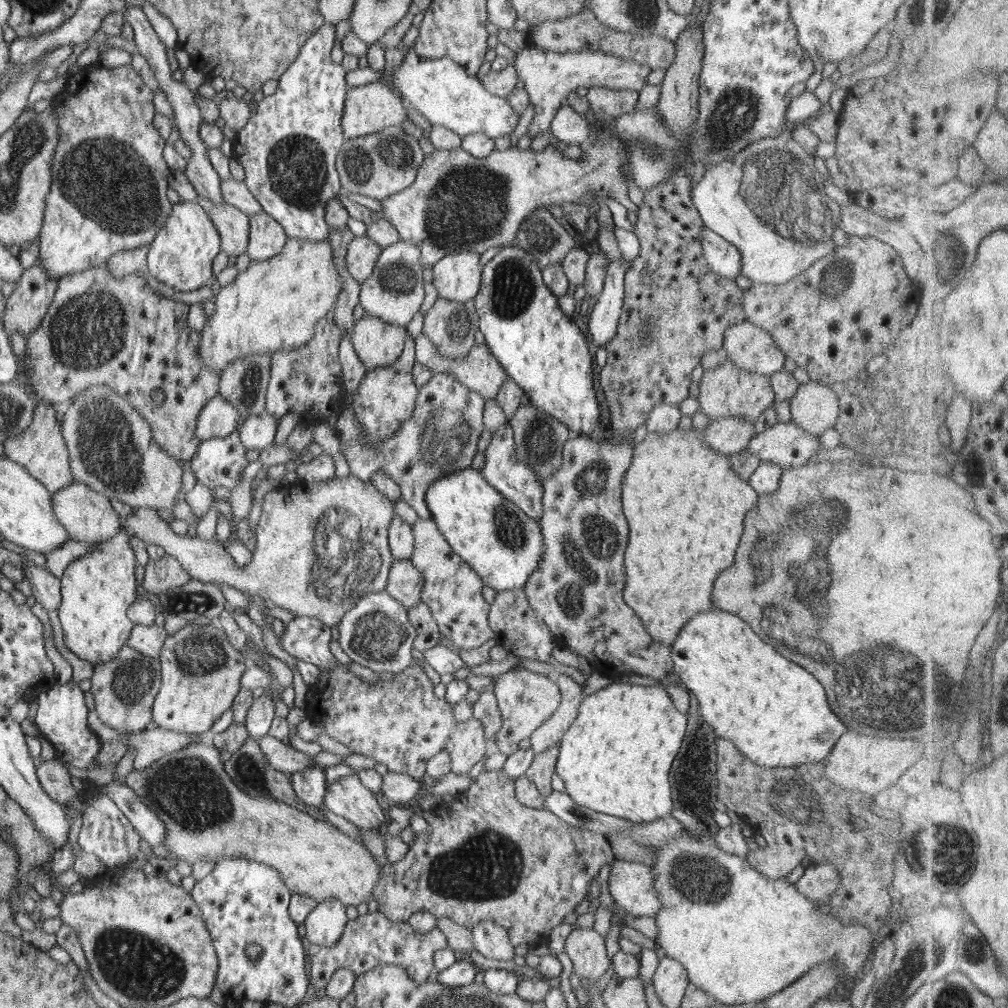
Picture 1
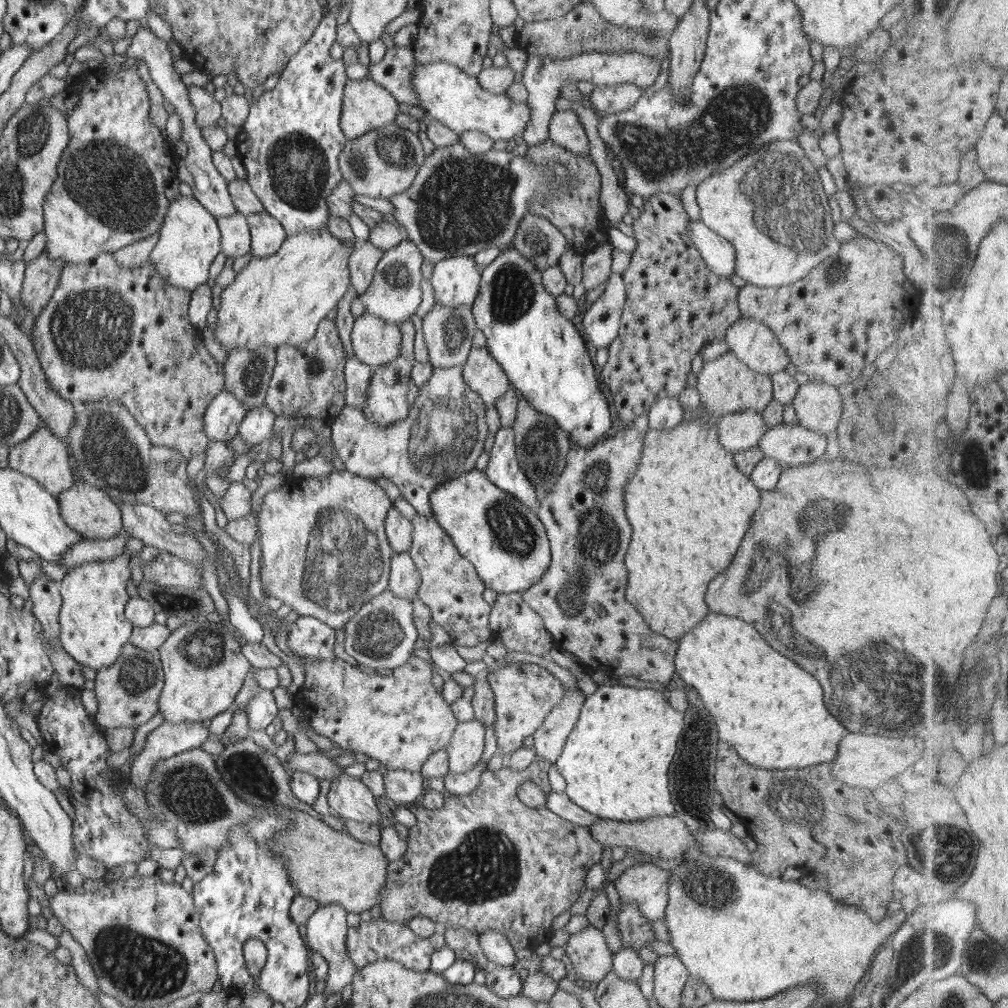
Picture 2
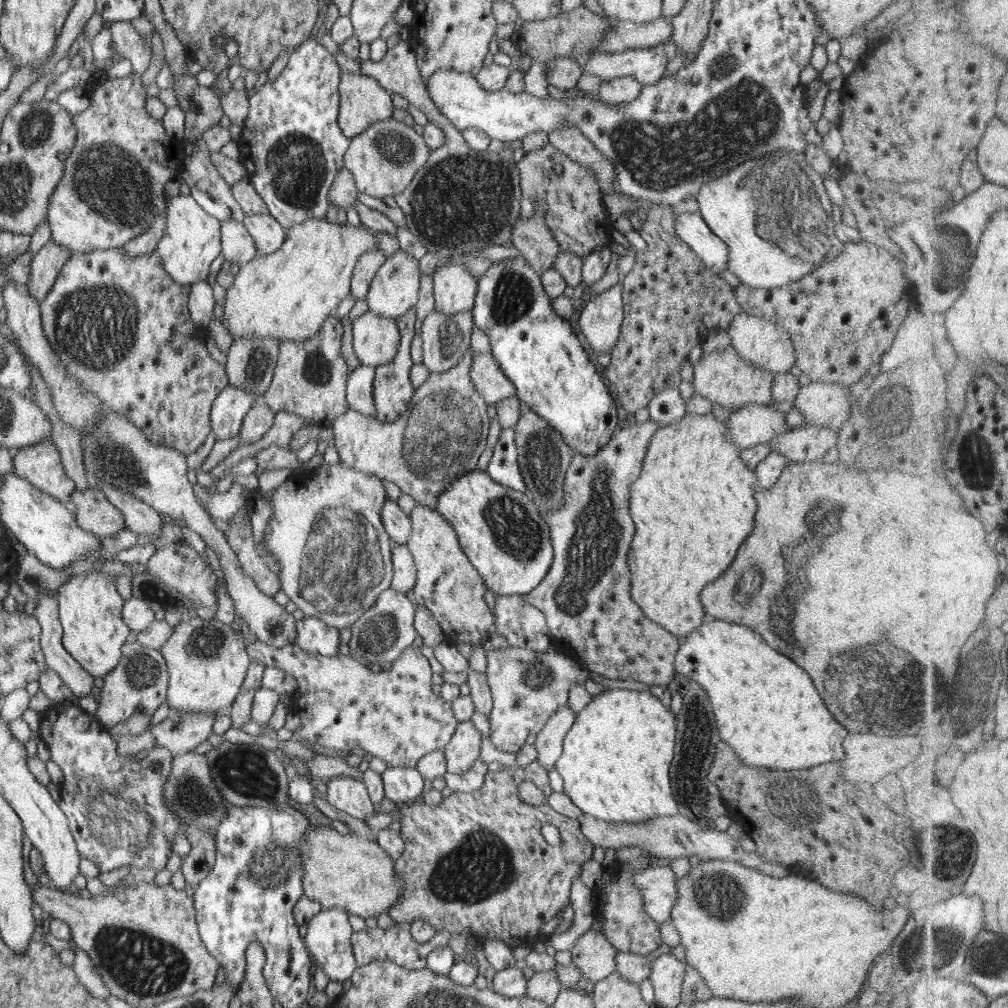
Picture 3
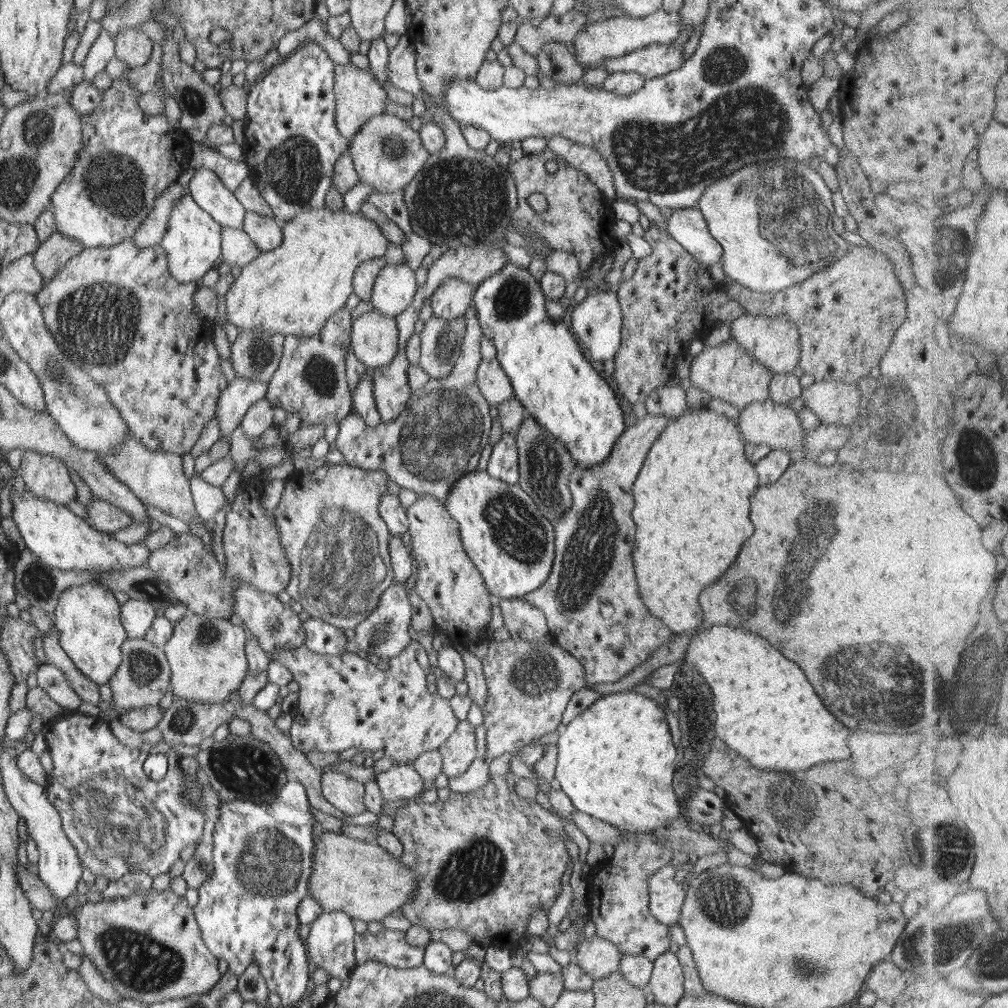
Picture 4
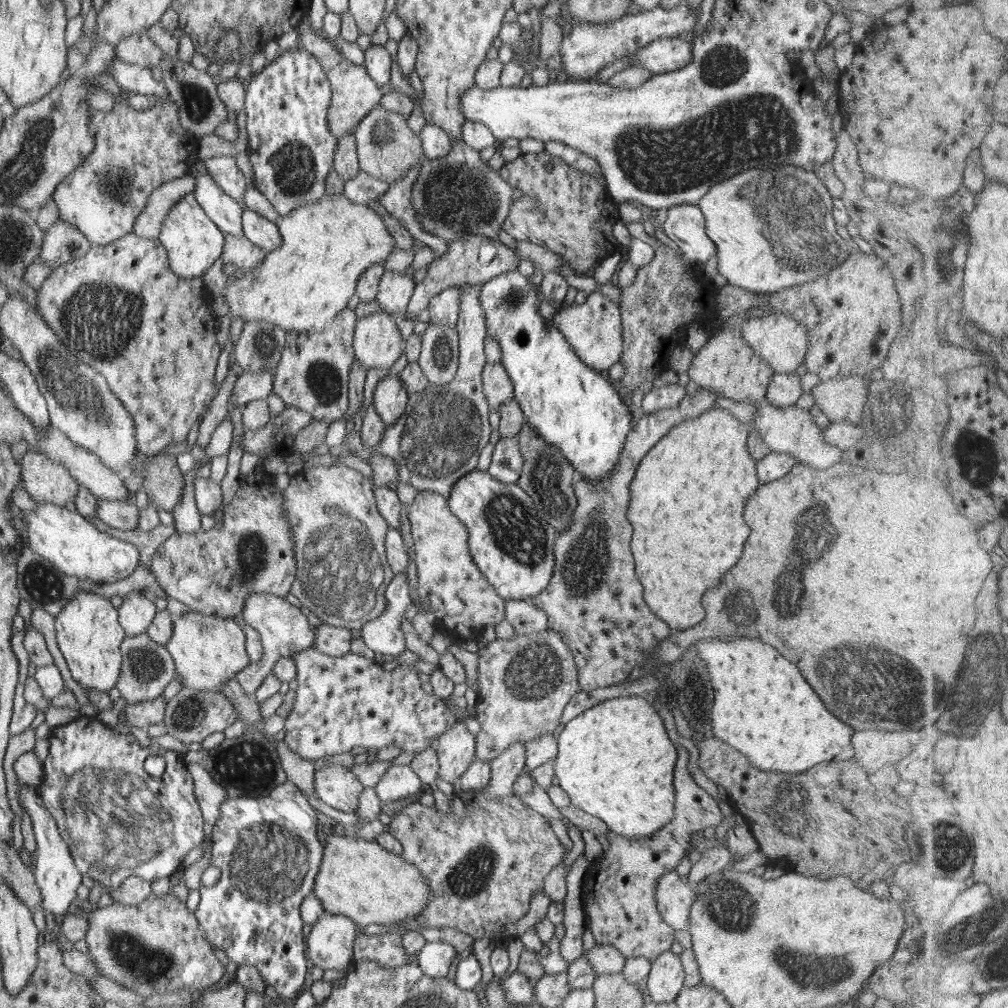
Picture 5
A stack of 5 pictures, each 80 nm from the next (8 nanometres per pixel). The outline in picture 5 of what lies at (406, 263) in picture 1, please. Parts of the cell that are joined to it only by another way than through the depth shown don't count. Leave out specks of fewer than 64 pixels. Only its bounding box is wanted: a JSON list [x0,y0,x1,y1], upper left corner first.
[374,271,414,316]

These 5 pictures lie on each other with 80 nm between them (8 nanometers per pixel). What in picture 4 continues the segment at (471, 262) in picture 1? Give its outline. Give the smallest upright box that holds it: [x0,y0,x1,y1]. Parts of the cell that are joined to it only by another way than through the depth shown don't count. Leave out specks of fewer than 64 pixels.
[429,278,475,320]

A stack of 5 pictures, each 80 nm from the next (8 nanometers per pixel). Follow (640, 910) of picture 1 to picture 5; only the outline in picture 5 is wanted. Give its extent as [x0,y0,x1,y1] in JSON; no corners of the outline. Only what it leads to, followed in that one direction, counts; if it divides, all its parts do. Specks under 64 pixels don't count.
[652,872,696,930]

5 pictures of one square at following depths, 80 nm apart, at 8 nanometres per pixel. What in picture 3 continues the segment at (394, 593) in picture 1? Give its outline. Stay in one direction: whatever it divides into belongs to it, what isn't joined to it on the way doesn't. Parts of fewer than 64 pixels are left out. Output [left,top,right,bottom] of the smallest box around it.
[389,543,416,593]

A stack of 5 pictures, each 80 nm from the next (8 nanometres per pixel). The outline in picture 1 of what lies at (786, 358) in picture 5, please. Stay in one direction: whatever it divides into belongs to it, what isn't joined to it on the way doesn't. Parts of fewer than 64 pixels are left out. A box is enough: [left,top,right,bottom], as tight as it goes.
[722,320,785,376]

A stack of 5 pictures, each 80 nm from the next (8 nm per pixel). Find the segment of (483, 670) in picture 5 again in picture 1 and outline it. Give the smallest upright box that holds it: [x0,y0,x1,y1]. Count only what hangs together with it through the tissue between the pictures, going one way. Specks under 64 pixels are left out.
[491,666,560,757]

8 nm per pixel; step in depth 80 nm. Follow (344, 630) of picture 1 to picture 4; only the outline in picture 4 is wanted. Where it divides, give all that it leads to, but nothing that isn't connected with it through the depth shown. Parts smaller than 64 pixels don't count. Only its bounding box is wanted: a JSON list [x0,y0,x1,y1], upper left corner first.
[354,582,411,659]

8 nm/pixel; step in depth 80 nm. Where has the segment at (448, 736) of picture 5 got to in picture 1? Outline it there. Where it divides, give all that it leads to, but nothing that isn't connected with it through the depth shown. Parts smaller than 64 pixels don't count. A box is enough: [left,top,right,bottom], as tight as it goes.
[444,716,487,774]

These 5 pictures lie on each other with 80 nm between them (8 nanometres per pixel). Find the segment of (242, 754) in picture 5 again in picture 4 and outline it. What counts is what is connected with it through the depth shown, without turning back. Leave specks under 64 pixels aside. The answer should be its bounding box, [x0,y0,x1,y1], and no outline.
[193,736,286,803]

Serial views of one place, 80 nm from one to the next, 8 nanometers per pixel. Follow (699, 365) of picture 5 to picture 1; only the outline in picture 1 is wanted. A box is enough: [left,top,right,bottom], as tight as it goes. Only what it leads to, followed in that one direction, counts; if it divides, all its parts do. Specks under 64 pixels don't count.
[698,359,775,422]

